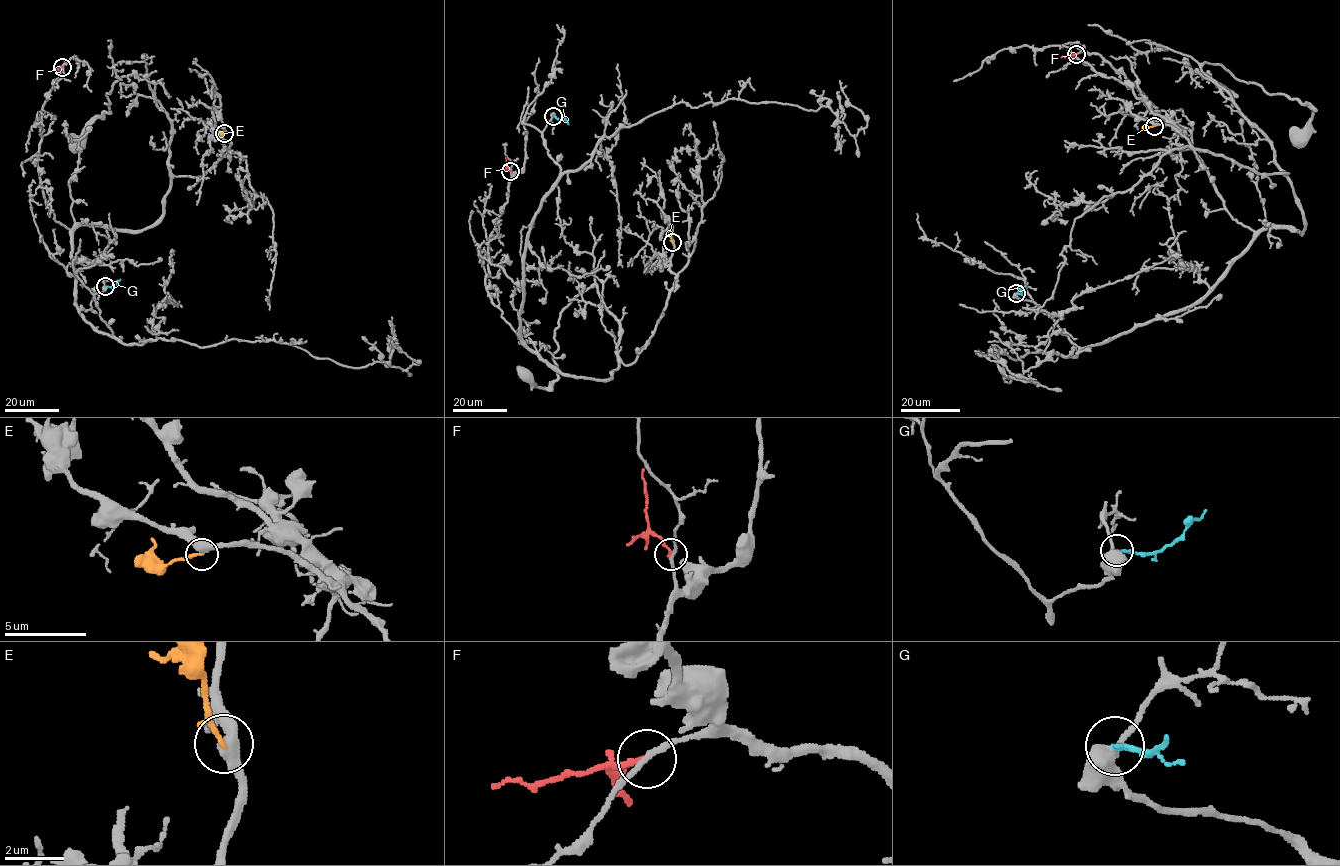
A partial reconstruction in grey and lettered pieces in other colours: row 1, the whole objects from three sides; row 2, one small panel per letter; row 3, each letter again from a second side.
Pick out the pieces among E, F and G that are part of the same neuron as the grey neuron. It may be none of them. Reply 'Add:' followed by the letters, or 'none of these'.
Add: E

